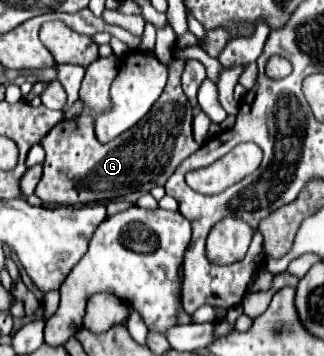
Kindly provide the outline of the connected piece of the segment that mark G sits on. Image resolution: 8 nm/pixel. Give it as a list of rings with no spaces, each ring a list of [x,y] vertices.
[[[167,25],[165,29],[157,29],[157,47],[155,55],[167,65],[169,79],[165,91],[155,101],[147,117],[129,129],[115,141],[103,145],[97,141],[94,131],[94,119],[99,113],[111,108],[109,85],[117,75],[119,61],[117,57],[99,57],[87,67],[85,79],[81,83],[79,99],[85,103],[82,114],[76,118],[65,119],[57,123],[43,139],[43,149],[47,151],[43,177],[35,189],[35,195],[43,203],[59,203],[59,205],[85,205],[95,201],[109,201],[113,197],[121,197],[133,191],[149,191],[153,187],[163,187],[165,181],[175,173],[183,159],[193,155],[199,145],[193,139],[193,113],[189,99],[181,89],[181,71],[183,63],[171,55],[169,45],[175,43],[175,33]]]

